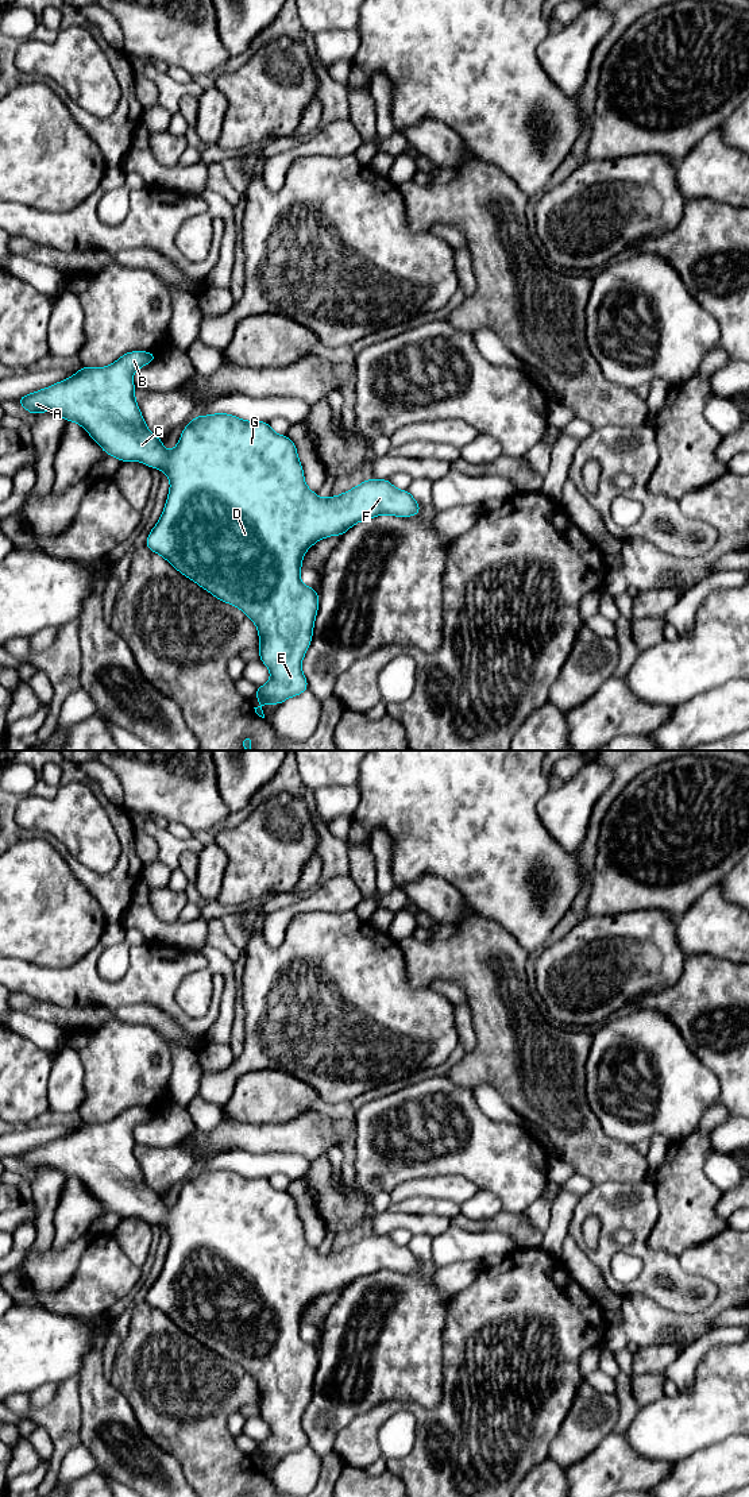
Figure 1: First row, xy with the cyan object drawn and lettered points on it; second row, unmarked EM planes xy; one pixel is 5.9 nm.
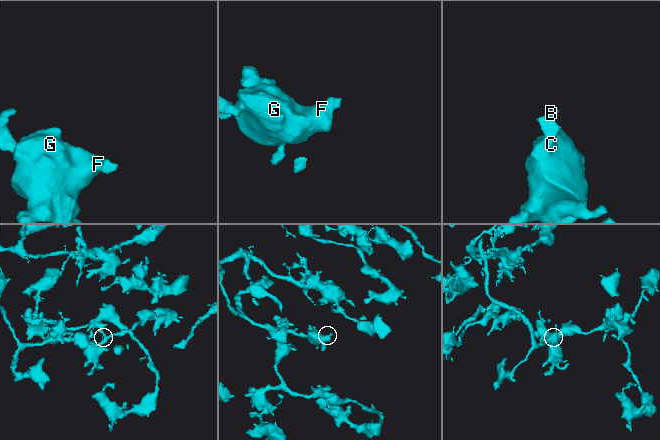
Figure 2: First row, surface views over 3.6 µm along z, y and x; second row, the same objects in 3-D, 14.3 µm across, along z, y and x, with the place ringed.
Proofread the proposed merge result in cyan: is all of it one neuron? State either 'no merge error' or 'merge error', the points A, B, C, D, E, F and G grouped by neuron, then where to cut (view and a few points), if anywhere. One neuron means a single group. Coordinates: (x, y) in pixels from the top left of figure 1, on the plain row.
no merge error | A B C D E F G | no cut

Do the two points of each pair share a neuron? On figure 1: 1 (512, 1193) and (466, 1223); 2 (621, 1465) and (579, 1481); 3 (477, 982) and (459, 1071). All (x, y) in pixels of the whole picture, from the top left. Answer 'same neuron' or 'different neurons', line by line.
1: different neurons
2: same neuron
3: same neuron

